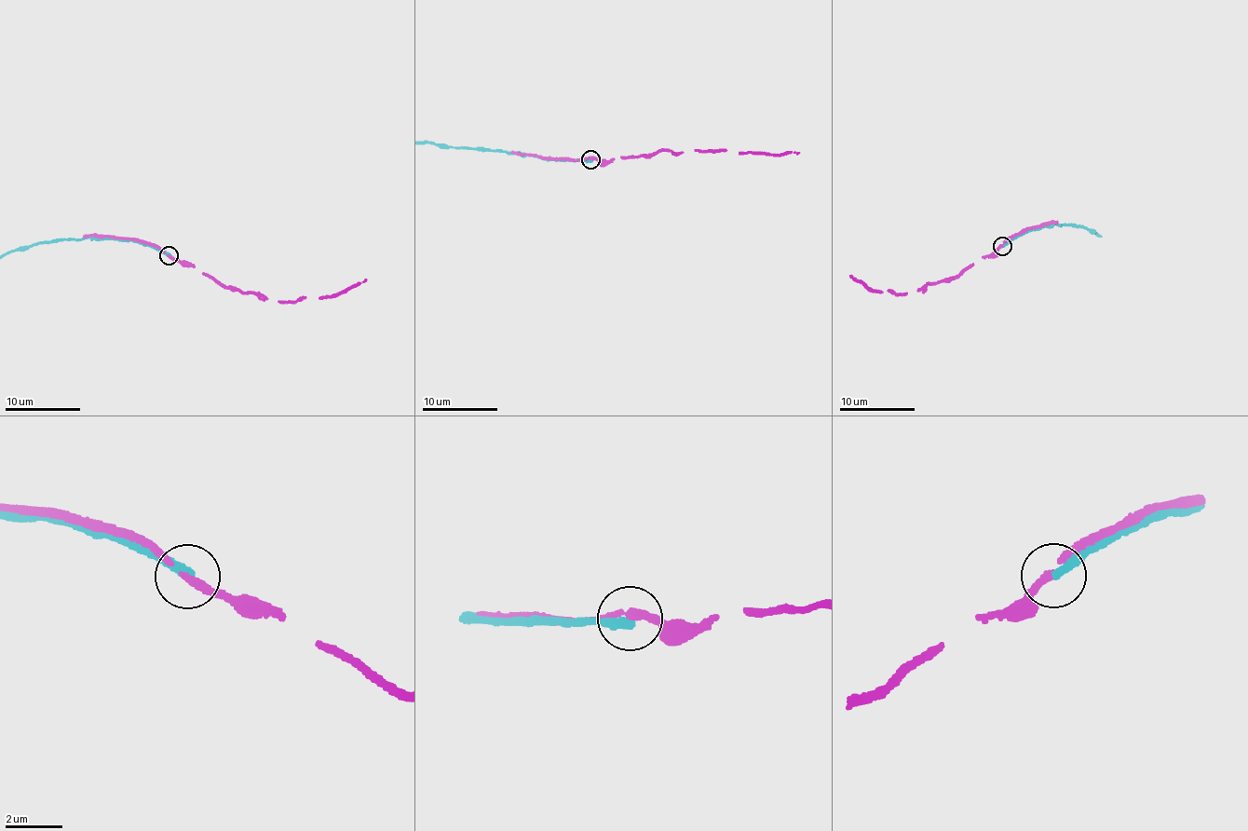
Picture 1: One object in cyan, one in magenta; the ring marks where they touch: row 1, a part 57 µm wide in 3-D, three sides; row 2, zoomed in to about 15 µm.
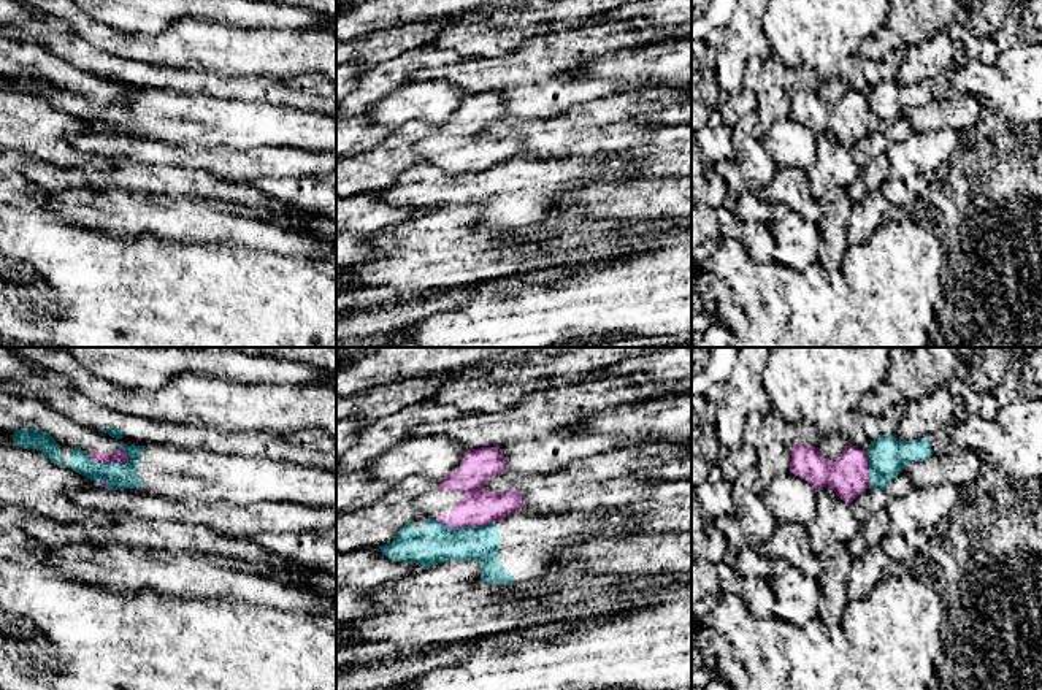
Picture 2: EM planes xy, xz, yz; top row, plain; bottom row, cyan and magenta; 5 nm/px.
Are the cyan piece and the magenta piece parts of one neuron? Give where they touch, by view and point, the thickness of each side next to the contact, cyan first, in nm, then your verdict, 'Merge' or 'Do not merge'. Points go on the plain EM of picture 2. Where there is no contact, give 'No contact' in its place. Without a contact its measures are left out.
Touches cyan at xy (108, 108). Thickness 130 nm (cyan) against 60 nm. Do not merge

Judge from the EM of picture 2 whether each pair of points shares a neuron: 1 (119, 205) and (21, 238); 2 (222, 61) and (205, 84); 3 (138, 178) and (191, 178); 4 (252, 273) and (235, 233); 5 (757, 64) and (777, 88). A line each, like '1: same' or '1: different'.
1: different
2: different
3: same
4: different
5: same

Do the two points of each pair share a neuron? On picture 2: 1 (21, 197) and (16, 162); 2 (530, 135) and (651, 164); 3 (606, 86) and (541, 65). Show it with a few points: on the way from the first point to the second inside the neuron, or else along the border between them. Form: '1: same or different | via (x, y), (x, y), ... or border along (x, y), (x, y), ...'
1: same | via (16, 189), (16, 170)
2: same | via (560, 135), (622, 135)
3: same | via (589, 88), (562, 88), (552, 80)

